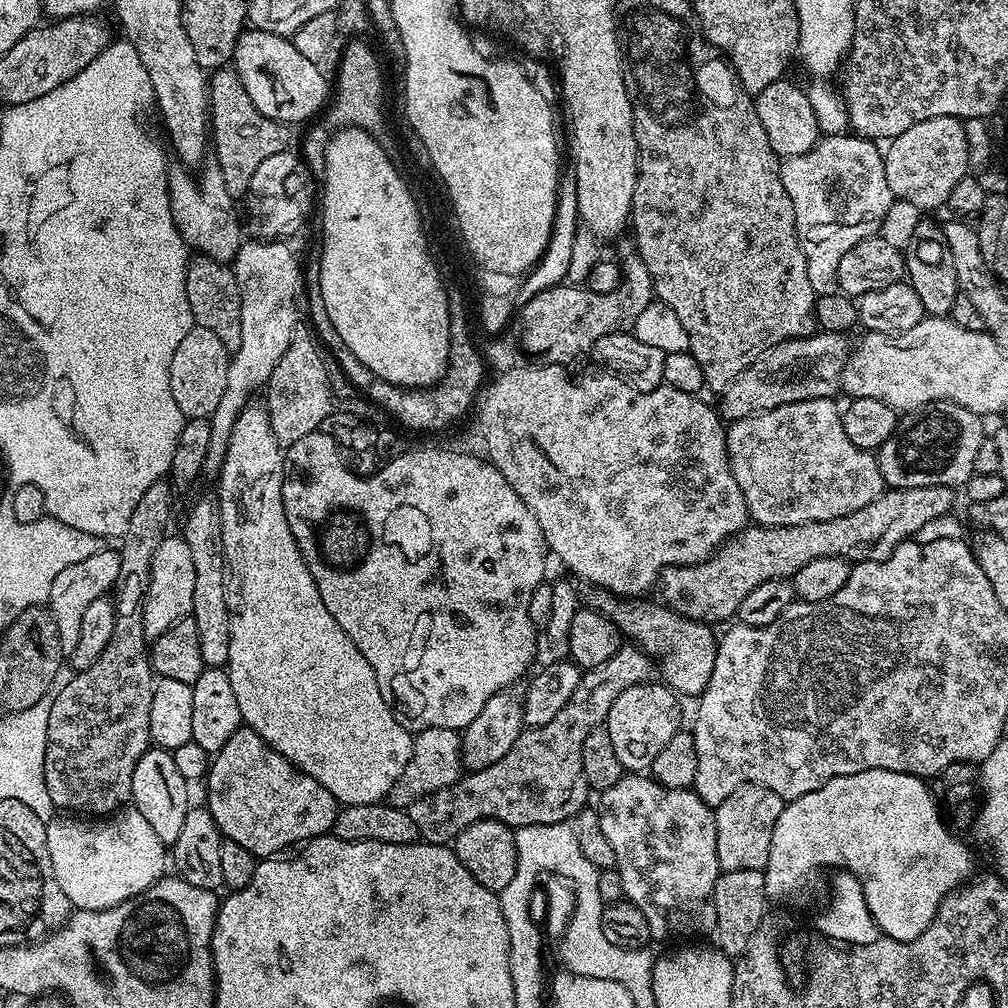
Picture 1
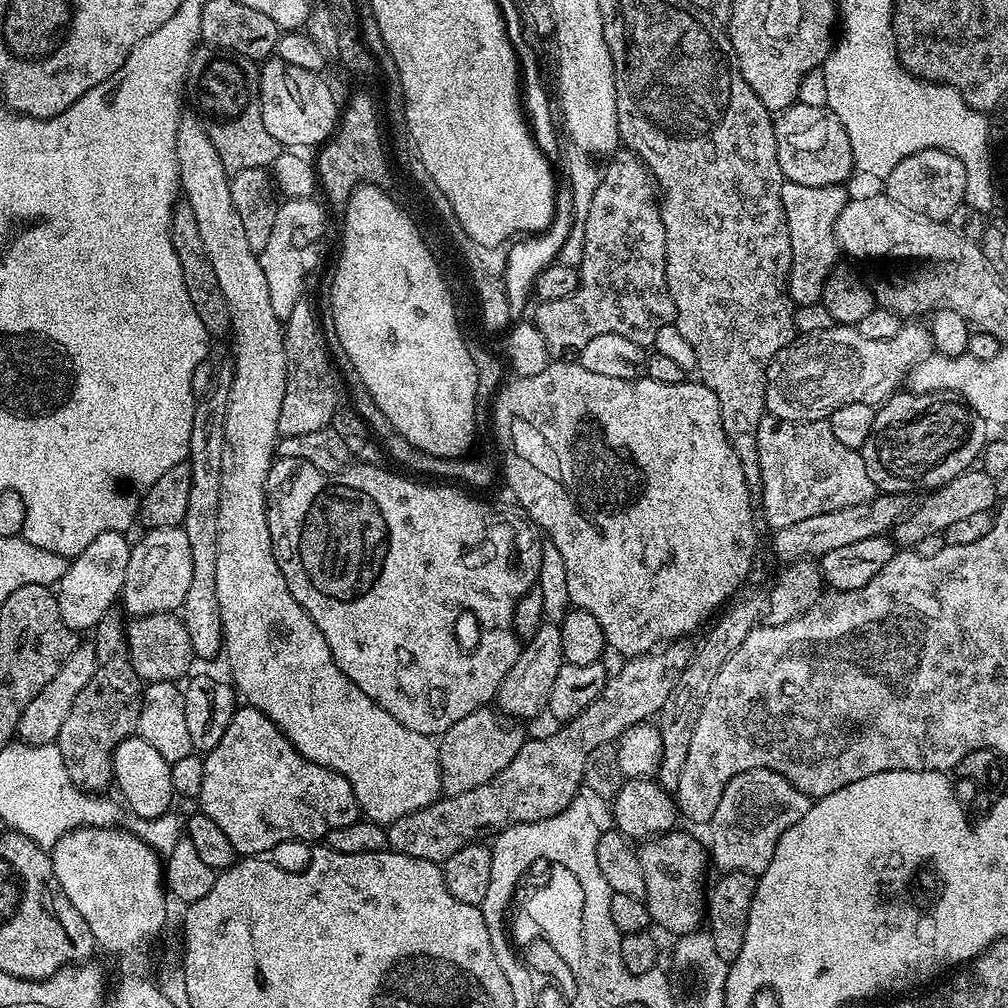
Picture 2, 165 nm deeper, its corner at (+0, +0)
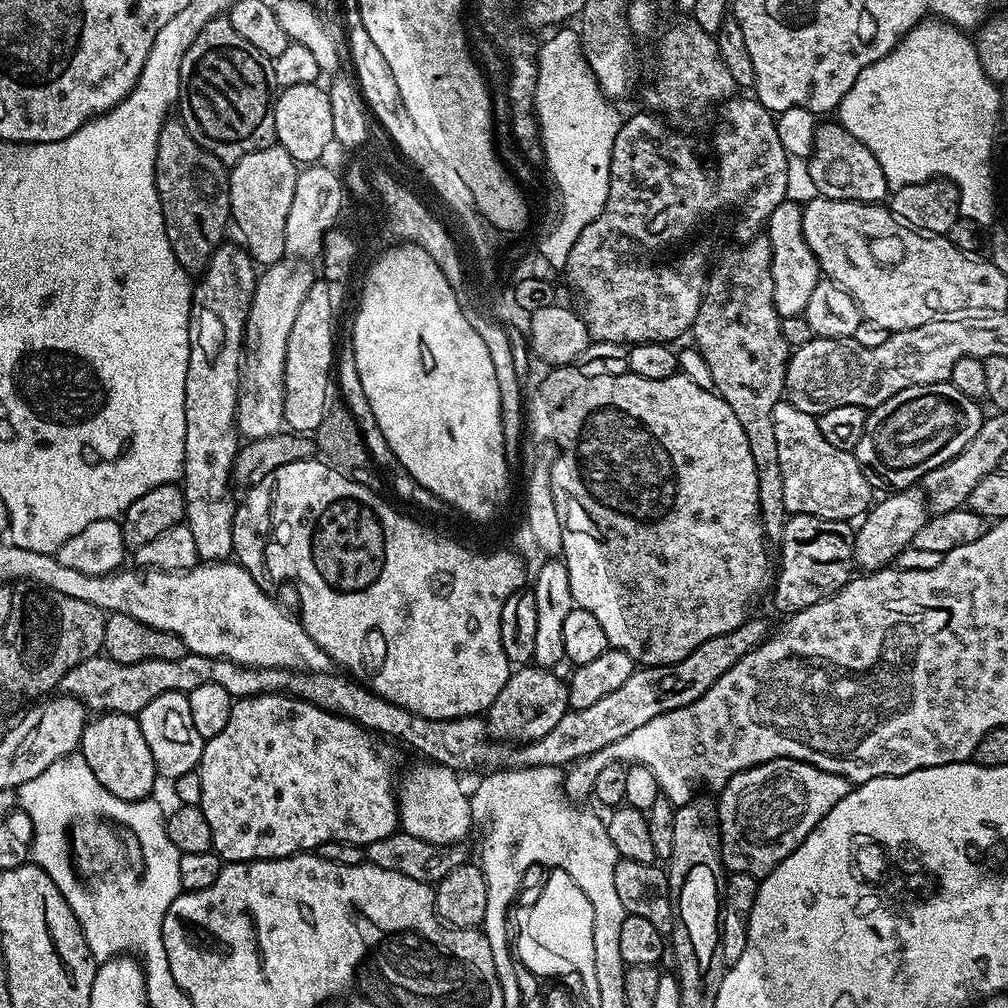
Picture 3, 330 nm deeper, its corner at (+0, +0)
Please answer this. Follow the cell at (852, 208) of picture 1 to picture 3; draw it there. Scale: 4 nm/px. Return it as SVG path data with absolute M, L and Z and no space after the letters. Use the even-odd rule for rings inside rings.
M795 199L784 200L774 208L774 214L770 214L766 225L766 235L772 247L772 277L774 278L774 306L780 317L803 316L806 310L806 302L810 302L810 294L814 294L814 286L822 278L820 263L816 255L810 250L810 246L804 237L802 230L802 218L804 217L801 205L794 202Z

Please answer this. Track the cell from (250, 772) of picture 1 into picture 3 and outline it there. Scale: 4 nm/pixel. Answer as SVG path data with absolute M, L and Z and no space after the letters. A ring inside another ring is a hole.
M268 692L264 696L245 696L237 699L230 710L230 722L226 722L225 728L219 734L214 734L214 738L204 741L204 749L202 750L202 758L198 765L198 771L202 778L202 798L199 802L199 808L202 814L206 814L206 822L210 825L210 838L212 839L212 851L220 857L221 861L229 864L237 864L238 862L246 862L247 860L277 860L283 856L295 856L298 852L312 852L322 842L346 842L347 844L359 844L366 846L370 842L378 842L378 838L386 838L390 834L394 834L400 828L400 810L398 807L398 792L394 787L394 776L392 780L392 764L376 749L373 733L367 728L361 728L354 720L348 719L347 716L339 715L335 712L328 712L325 708L320 708L317 704L312 704L308 700L300 700L297 696L286 696L279 692Z

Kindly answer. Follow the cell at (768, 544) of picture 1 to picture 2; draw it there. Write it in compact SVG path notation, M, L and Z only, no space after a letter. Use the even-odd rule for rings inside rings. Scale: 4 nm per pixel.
M969 470L958 474L950 482L940 488L929 491L928 496L920 505L913 507L902 520L894 525L894 540L900 546L920 546L923 540L931 536L939 537L946 530L946 526L959 522L973 514L992 512L997 507L996 481L983 470ZM896 534L896 536L895 536Z

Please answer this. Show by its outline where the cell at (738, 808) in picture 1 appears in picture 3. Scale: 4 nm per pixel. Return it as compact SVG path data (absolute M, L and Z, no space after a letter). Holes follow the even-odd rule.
M778 758L734 774L718 792L720 853L729 873L769 876L787 856L846 798L850 781L801 760Z

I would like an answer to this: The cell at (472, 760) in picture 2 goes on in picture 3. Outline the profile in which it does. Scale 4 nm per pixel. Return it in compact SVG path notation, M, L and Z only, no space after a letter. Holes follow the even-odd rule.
M520 666L509 675L506 686L502 686L502 694L494 698L488 707L486 723L489 733L501 742L527 742L537 740L570 711L568 706L568 685L563 679L556 677L555 671L537 666Z

